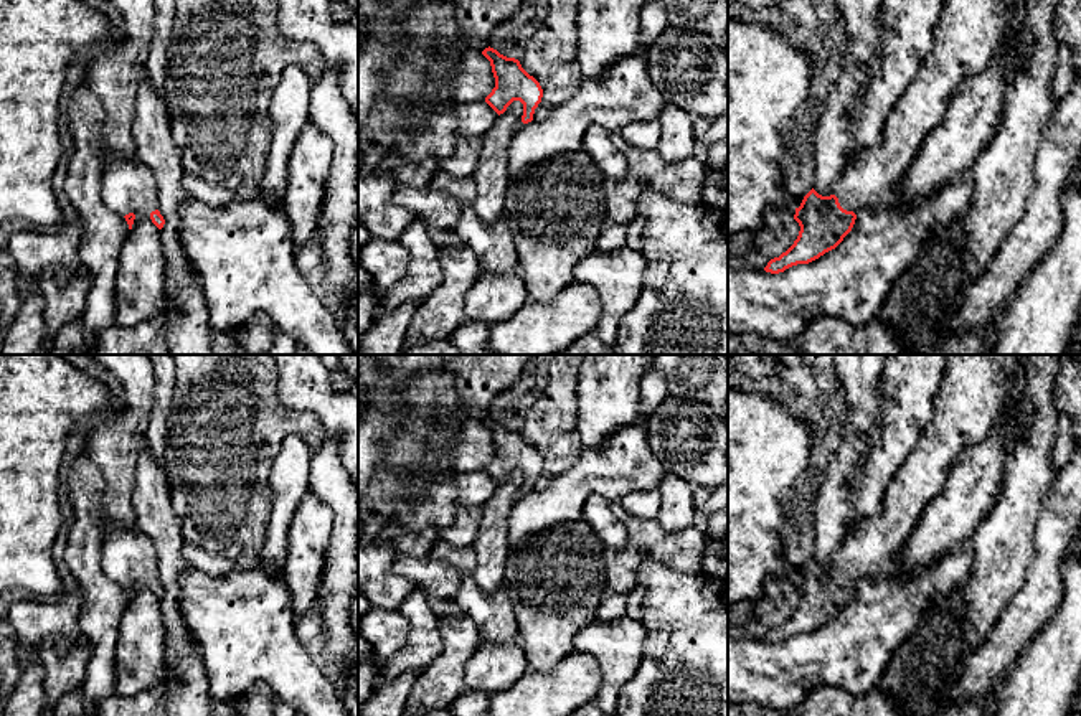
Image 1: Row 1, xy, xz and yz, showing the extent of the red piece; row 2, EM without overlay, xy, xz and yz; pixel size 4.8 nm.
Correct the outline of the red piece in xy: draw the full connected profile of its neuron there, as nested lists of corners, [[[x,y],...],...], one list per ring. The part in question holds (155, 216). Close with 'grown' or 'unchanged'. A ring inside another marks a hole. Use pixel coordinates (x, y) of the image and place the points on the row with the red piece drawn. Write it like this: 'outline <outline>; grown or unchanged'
outline [[[135,155],[114,157],[104,165],[101,198],[109,210],[125,218],[129,229],[137,213],[149,214],[158,229],[165,224],[157,206],[157,181]]]; grown

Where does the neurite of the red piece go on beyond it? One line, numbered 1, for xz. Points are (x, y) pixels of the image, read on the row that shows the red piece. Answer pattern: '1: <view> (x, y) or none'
1: none

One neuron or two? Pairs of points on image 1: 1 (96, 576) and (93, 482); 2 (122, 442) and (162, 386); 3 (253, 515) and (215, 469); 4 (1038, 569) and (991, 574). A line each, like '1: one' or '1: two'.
1: one
2: two
3: one
4: two

